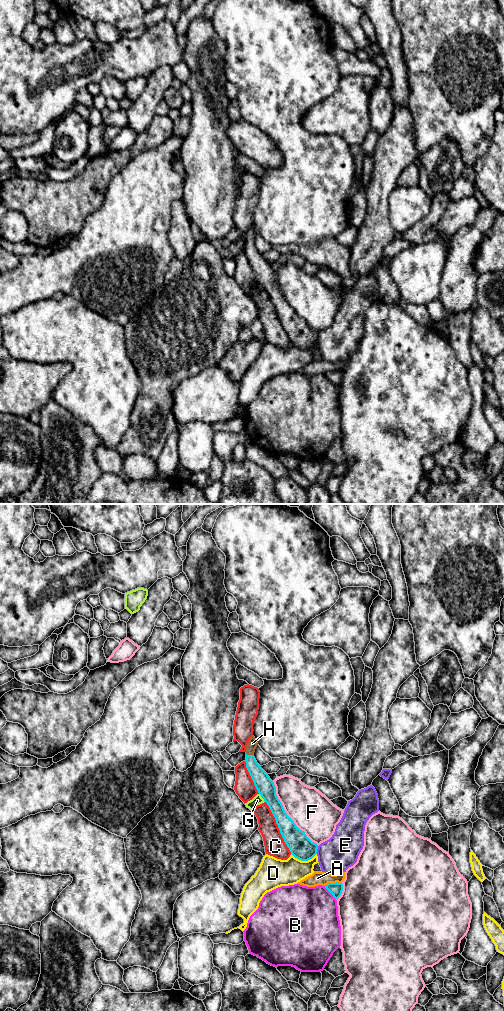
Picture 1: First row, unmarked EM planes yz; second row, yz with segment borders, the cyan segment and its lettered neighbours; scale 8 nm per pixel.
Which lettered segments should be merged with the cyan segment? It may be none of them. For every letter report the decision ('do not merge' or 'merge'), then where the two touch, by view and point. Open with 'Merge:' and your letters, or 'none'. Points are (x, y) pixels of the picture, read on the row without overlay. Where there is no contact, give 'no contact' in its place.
Merge: H
A: do not merge; contact yz (332, 371)
B: do not merge; contact yz (330, 380)
C: do not merge; contact yz (278, 315)
D: do not merge; contact yz (304, 348)
E: do not merge; contact yz (316, 338)
F: do not merge; contact yz (287, 303)
G: do not merge; contact yz (261, 284)
H: merge; contact yz (250, 243)

